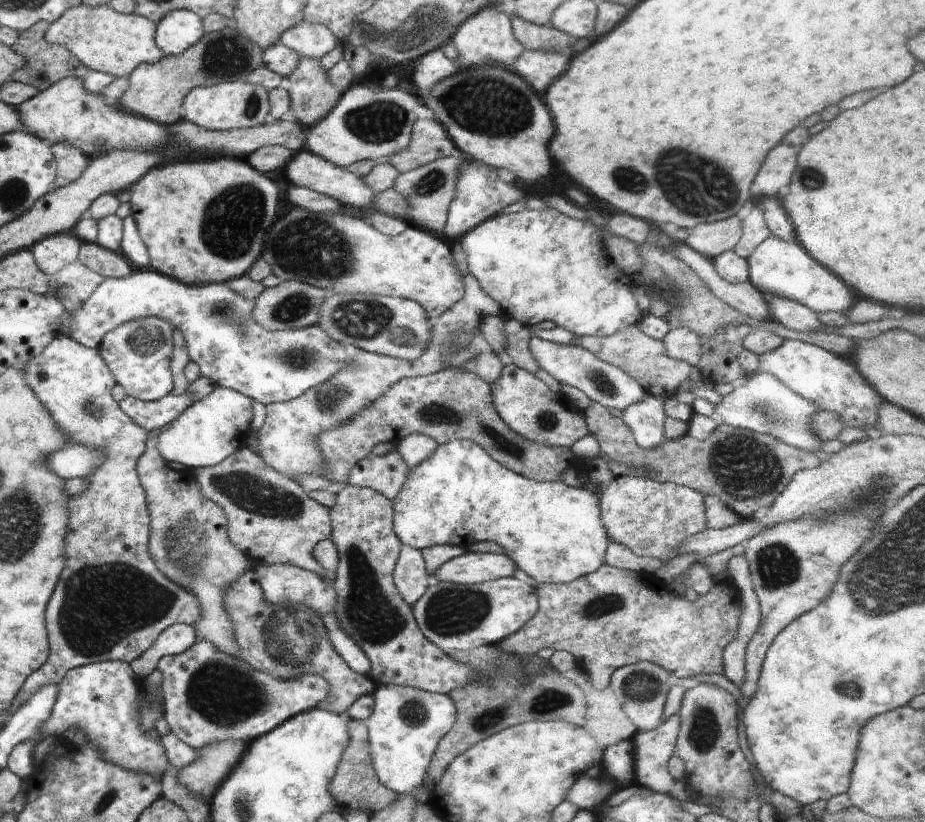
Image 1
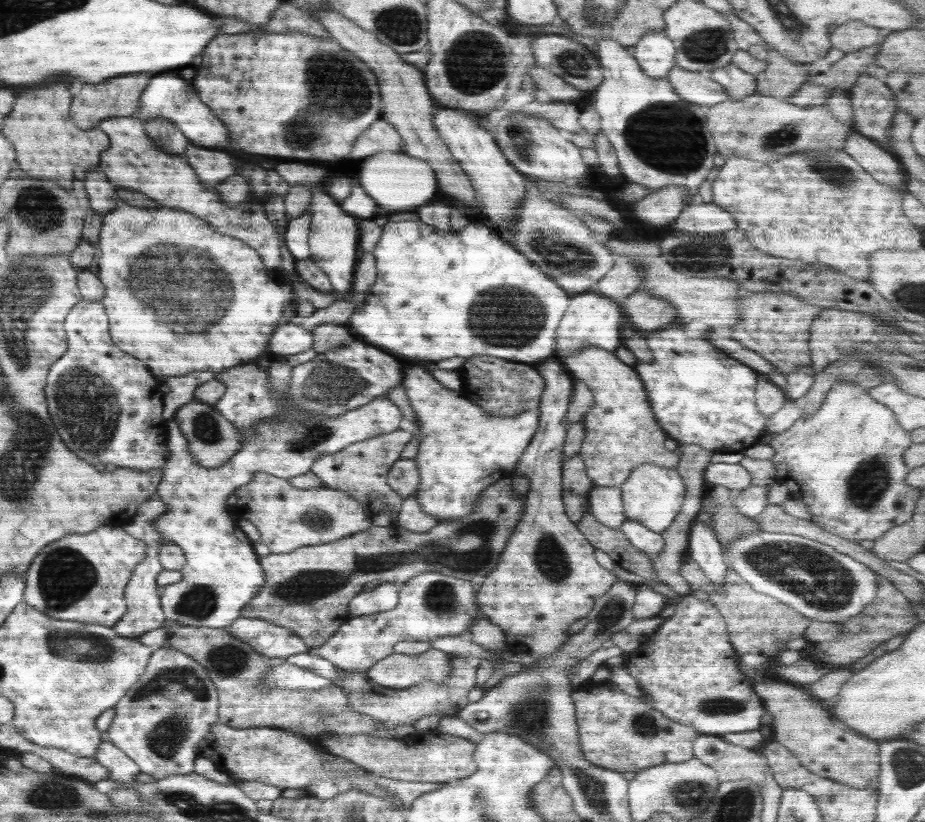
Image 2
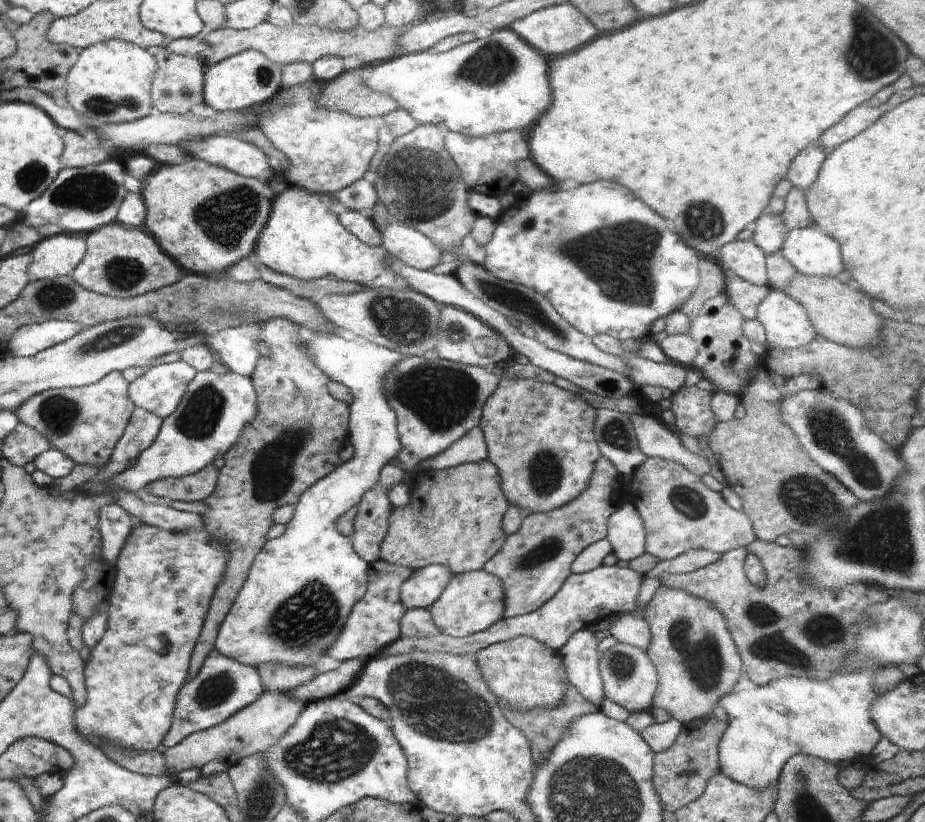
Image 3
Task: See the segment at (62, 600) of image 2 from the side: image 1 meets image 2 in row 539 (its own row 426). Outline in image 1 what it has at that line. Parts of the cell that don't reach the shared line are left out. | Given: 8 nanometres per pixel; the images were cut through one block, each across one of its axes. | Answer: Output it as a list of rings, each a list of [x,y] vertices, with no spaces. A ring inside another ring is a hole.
[[[61,335],[57,337],[48,347],[44,350],[44,353],[40,357],[32,359],[32,362],[28,363],[26,367],[22,367],[25,372],[25,379],[30,386],[35,390],[35,394],[42,402],[44,402],[47,410],[51,412],[55,421],[63,428],[63,431],[71,438],[72,443],[81,443],[90,447],[97,447],[102,449],[107,455],[106,461],[90,476],[86,477],[92,482],[92,485],[88,490],[82,494],[74,496],[70,500],[70,522],[68,524],[68,533],[66,534],[66,568],[62,572],[62,580],[58,580],[56,584],[56,598],[52,598],[52,606],[48,606],[46,620],[49,630],[49,642],[51,648],[51,655],[44,662],[44,665],[35,671],[27,679],[27,683],[22,687],[22,691],[13,702],[13,706],[7,715],[7,720],[14,715],[16,709],[32,694],[39,690],[42,686],[53,683],[58,686],[62,681],[62,678],[73,669],[82,667],[83,665],[90,665],[93,663],[100,663],[103,661],[119,661],[130,665],[132,661],[139,658],[154,642],[155,639],[168,627],[175,625],[176,623],[183,623],[186,625],[194,625],[200,617],[201,609],[197,599],[188,591],[186,588],[182,588],[180,585],[176,585],[168,578],[165,578],[161,571],[157,568],[156,564],[151,560],[150,554],[147,552],[149,546],[149,521],[150,512],[147,510],[147,494],[145,489],[140,482],[138,474],[138,463],[139,459],[146,452],[146,441],[148,432],[141,430],[132,420],[124,414],[122,408],[118,408],[118,404],[112,400],[110,396],[110,390],[112,386],[117,384],[114,382],[114,376],[111,374],[110,368],[104,363],[102,352],[98,348],[91,348],[83,346],[82,343],[75,342],[74,339],[68,335]]]

